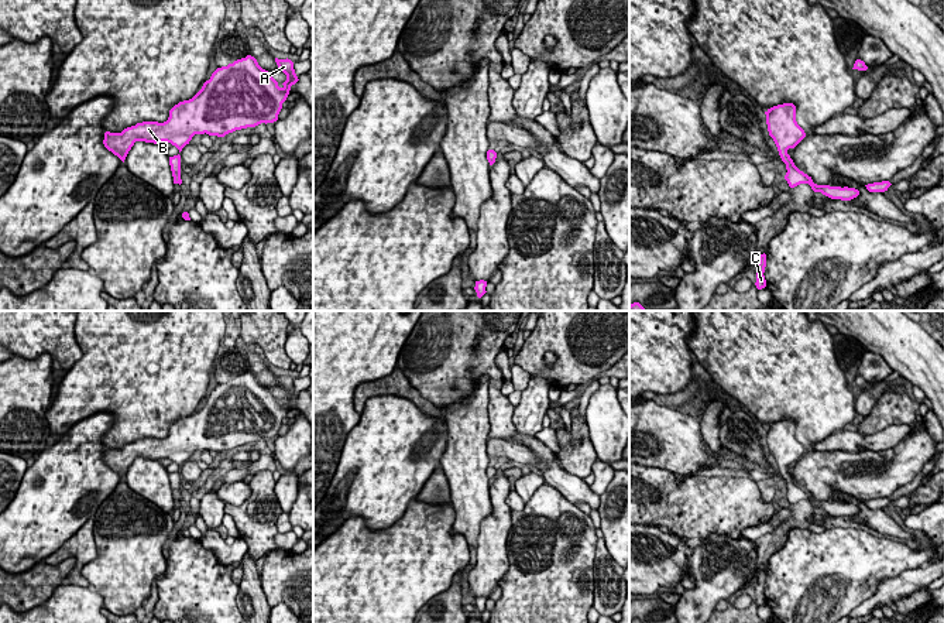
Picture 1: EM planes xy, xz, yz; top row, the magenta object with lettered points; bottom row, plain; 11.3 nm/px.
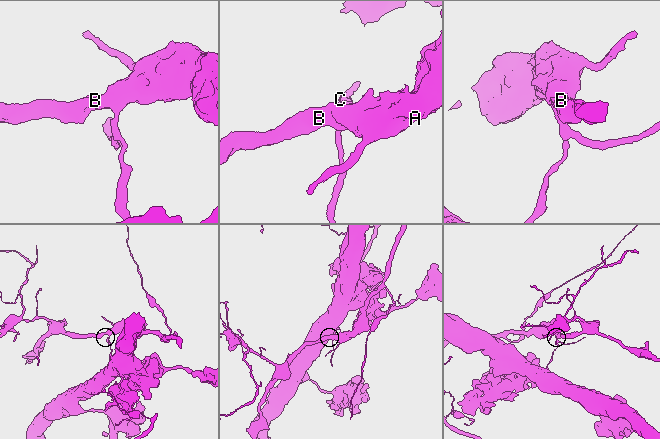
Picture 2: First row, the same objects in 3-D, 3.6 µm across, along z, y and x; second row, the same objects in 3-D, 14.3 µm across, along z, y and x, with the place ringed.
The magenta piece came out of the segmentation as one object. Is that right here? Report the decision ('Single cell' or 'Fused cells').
Fused cells

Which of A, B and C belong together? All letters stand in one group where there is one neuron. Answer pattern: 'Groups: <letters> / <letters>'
Groups: A B / C

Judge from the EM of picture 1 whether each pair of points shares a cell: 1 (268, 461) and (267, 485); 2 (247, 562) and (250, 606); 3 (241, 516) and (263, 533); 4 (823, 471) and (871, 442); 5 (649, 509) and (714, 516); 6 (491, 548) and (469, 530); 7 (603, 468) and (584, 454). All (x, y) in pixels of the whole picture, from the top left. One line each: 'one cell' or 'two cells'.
1: two cells
2: one cell
3: one cell
4: two cells
5: one cell
6: two cells
7: two cells

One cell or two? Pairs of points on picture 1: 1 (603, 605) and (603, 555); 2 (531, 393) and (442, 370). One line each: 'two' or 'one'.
1: one
2: two

